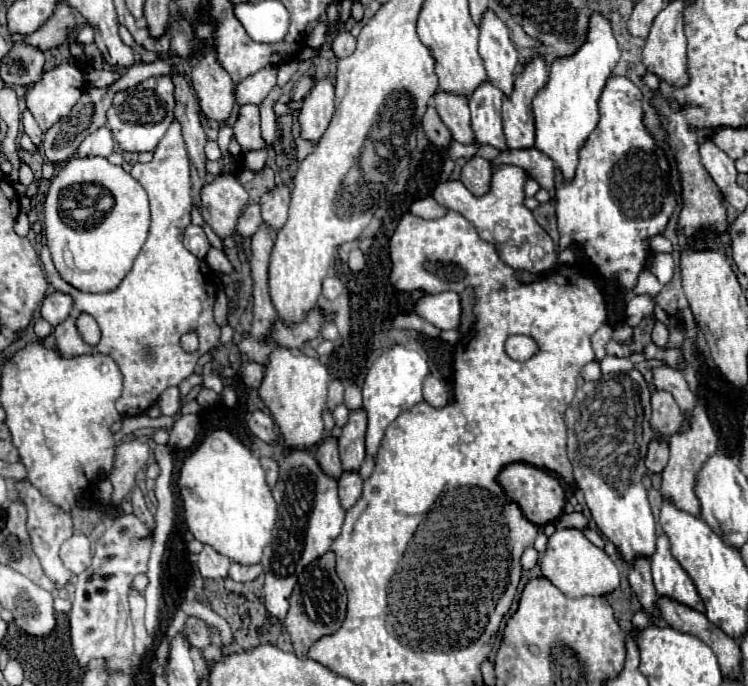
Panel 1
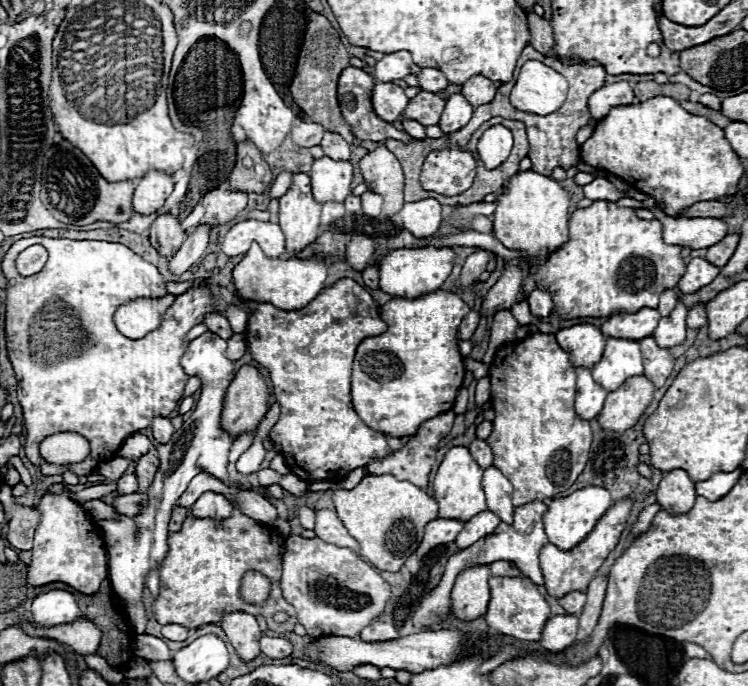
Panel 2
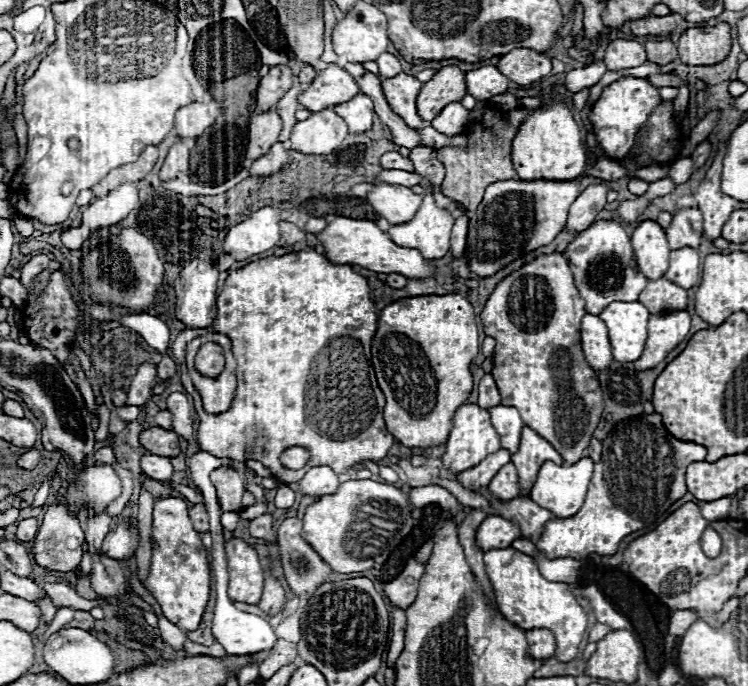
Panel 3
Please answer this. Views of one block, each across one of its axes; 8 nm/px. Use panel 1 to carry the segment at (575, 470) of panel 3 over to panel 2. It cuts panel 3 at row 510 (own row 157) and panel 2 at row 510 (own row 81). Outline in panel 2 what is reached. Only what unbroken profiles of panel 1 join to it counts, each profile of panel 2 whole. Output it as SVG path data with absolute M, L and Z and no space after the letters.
M588 486L588 488L576 490L566 498L554 500L548 506L548 512L544 514L544 526L550 542L560 550L572 550L594 530L594 526L598 524L598 518L602 518L610 506L612 506L610 492L600 486Z

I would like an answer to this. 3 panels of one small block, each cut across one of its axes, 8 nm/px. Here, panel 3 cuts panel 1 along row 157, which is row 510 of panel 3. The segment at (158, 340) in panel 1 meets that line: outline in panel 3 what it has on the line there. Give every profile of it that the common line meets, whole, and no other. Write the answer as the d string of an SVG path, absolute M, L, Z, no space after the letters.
M158 498L152 522L152 564L146 578L148 592L158 600L164 616L180 630L196 630L210 597L208 550L188 518L182 498Z

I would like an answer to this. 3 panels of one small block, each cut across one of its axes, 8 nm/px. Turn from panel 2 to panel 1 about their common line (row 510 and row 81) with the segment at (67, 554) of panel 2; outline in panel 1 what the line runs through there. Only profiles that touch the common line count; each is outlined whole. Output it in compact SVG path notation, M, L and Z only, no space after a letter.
M60 64L44 72L42 80L26 92L26 106L46 132L52 124L64 118L84 92L82 70L76 64Z

